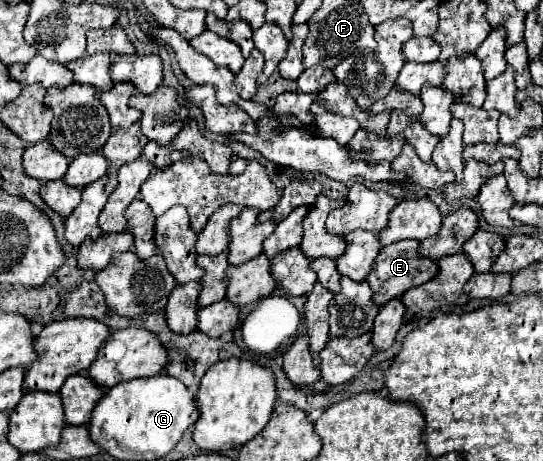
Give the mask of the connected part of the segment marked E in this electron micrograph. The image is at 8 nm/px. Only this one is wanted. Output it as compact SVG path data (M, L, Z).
M398 241L398 243L392 243L392 245L386 245L382 247L382 251L378 253L376 257L376 263L374 263L374 269L372 273L366 277L366 283L370 285L370 289L374 291L372 299L376 305L384 305L388 303L390 299L398 299L404 295L406 289L410 287L416 287L416 285L422 285L426 281L430 281L436 273L438 273L438 267L434 261L430 259L422 259L418 253L418 241Z

